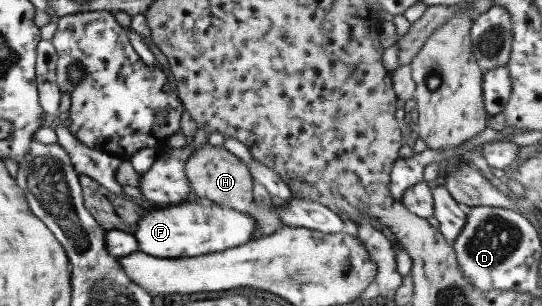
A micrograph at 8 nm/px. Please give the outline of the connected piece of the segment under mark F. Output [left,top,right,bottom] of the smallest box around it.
[133,199,257,259]

